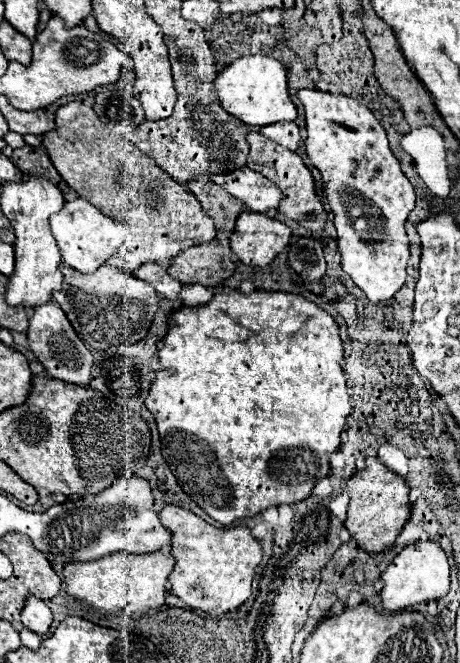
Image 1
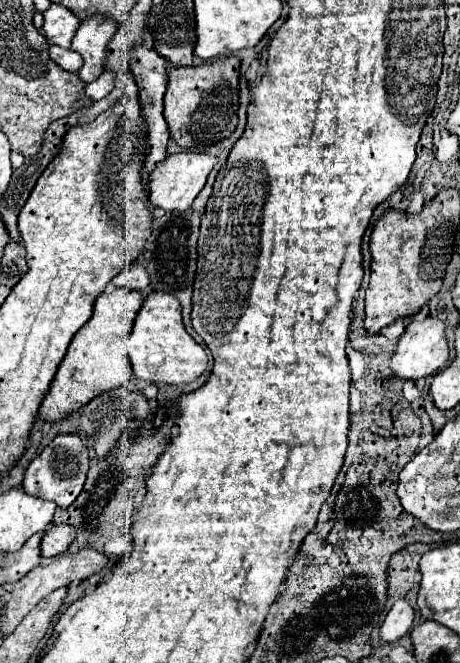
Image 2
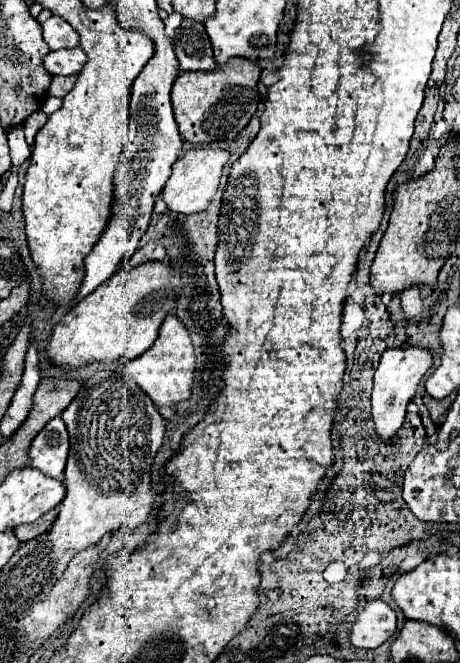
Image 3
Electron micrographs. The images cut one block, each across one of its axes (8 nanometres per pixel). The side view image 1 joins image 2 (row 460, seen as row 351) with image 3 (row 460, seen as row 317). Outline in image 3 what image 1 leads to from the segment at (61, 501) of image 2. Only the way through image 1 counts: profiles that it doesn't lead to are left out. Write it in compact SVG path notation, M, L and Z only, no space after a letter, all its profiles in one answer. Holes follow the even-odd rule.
M52 418L30 444L30 466L52 478L62 478L68 458L68 432L62 418Z

